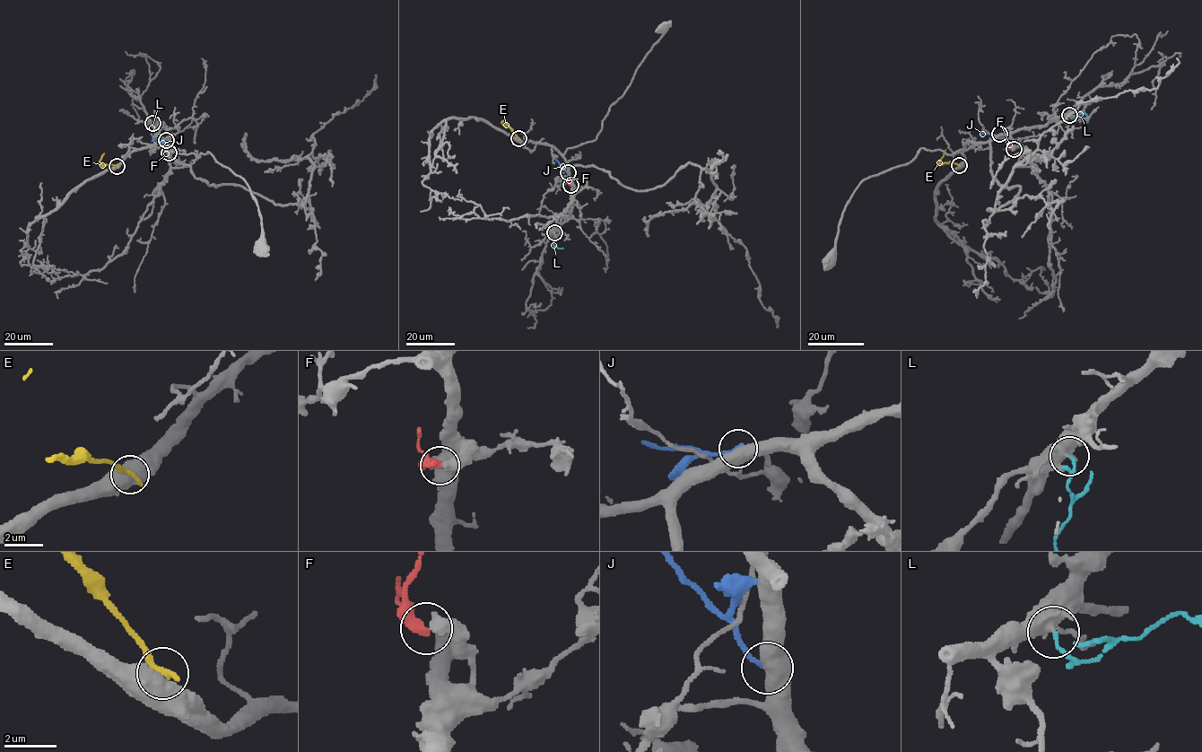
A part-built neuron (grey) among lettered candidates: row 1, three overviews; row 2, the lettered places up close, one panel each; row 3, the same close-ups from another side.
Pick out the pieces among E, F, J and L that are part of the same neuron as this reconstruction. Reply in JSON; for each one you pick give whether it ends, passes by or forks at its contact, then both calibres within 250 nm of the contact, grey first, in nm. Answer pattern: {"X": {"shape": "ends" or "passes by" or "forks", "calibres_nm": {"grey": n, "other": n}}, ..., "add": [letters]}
{"add": []}

